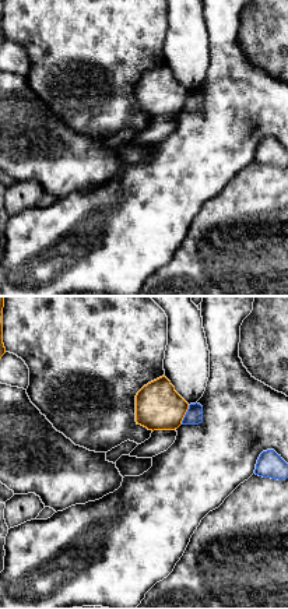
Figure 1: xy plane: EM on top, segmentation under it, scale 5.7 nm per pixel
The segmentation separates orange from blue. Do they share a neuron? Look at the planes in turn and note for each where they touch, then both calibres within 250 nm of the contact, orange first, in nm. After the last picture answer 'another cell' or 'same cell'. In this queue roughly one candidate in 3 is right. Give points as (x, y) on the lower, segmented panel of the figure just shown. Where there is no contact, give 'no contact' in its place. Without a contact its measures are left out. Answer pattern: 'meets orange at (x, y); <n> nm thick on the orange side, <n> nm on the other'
meets orange at (185, 414); 280 nm thick on the orange side, 100 nm on the other

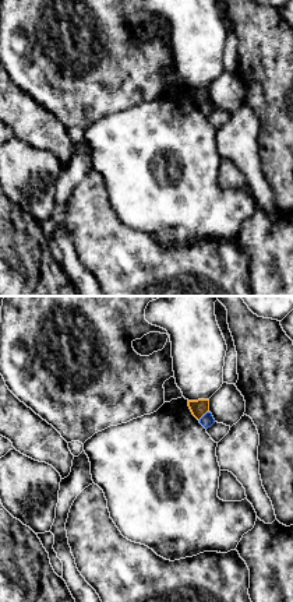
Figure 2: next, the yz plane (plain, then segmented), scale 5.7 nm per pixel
meets orange at (203, 415); 90 nm thick on the orange side, 80 nm on the other

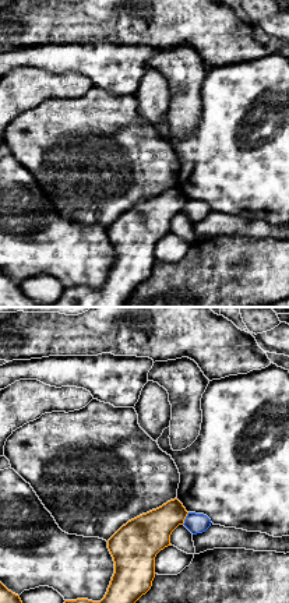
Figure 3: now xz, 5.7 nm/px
meets orange at (184, 518); 240 nm thick on the orange side, 110 nm on the other

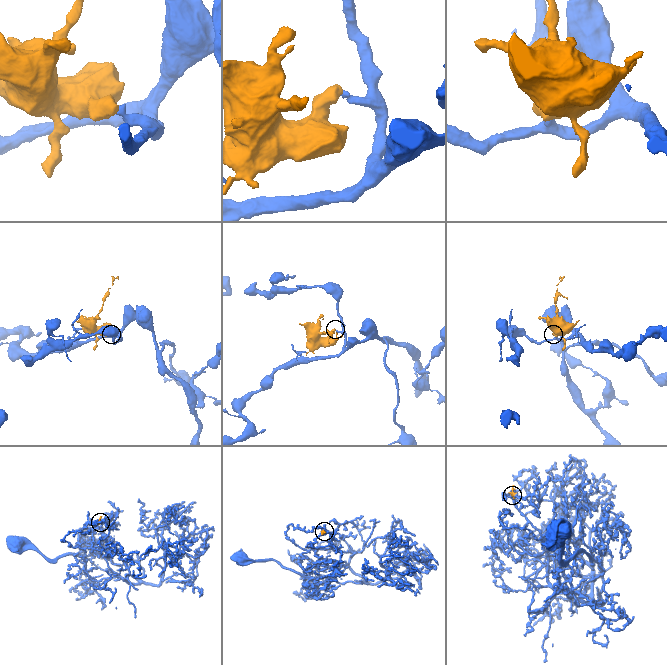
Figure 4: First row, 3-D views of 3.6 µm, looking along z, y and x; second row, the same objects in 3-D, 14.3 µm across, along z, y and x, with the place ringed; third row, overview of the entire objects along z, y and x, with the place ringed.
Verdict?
another cell

